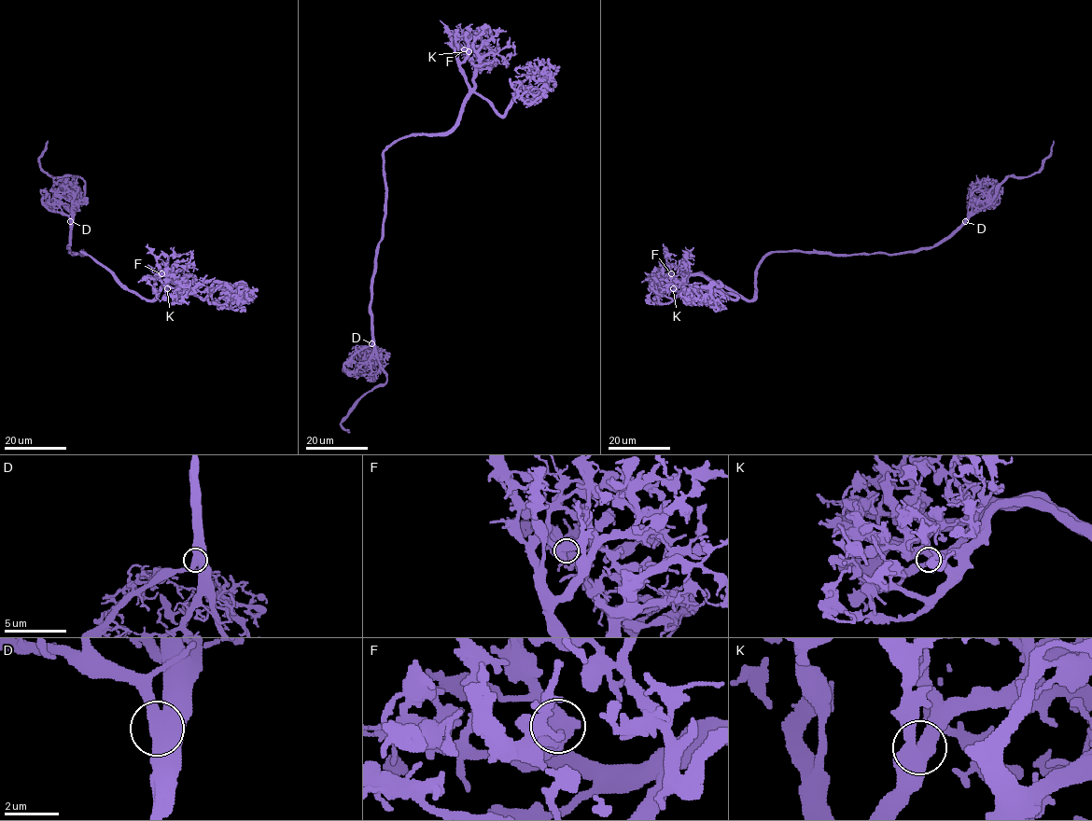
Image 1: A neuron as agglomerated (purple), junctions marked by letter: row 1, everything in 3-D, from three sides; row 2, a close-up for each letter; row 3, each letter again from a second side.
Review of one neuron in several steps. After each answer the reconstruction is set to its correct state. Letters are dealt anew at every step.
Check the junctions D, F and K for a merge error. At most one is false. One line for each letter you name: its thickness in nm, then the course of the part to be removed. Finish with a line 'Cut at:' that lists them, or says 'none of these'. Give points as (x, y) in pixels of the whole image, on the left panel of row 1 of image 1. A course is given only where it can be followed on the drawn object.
Cut at: none of these

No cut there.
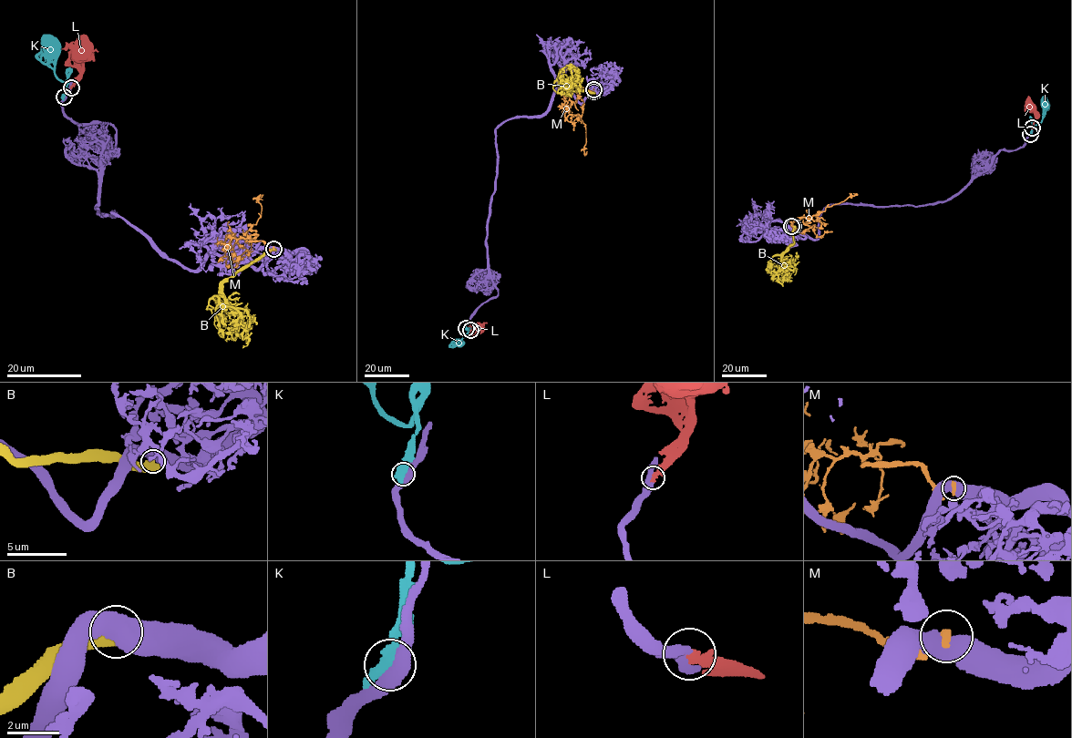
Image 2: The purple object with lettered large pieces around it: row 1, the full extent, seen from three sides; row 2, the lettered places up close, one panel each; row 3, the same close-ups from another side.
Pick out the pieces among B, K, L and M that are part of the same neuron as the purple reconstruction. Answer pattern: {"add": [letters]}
{"add": ["L"]}

